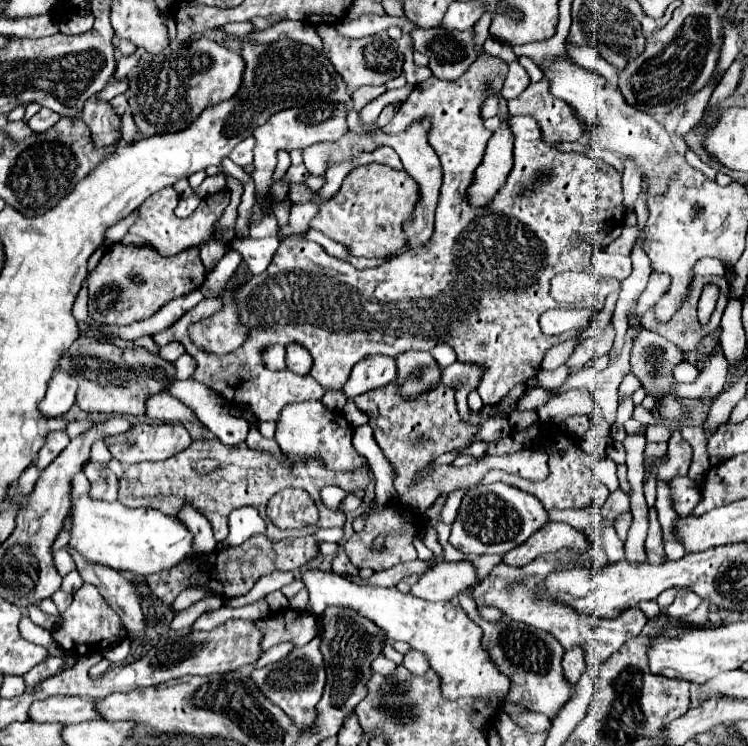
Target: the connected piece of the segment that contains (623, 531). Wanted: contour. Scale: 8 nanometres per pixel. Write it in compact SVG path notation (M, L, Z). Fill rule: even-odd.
M625 513L625 515L621 515L621 517L615 521L615 531L617 531L617 535L619 535L623 541L627 539L627 533L629 533L631 523L633 523L633 515L631 515L631 513Z

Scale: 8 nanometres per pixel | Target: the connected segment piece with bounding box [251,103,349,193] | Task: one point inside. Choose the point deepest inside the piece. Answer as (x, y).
(300, 127)

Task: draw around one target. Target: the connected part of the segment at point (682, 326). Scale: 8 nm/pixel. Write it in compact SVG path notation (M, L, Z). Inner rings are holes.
M695 277L691 281L691 289L681 306L677 309L677 313L665 321L665 323L657 323L655 319L655 311L653 307L647 309L647 313L643 315L641 323L645 329L651 331L663 331L663 335L667 339L673 339L685 353L697 351L699 344L703 341L705 335L714 332L720 325L721 317L727 304L727 279L725 277ZM715 281L719 285L720 294L717 305L709 323L705 326L699 325L697 309L698 301L702 289L694 290L694 287L703 287L705 283Z

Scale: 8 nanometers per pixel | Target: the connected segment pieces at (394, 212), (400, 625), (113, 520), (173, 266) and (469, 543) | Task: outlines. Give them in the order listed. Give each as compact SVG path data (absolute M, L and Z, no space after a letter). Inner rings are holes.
M365 165L353 169L345 177L341 189L331 199L319 203L319 211L311 219L309 227L321 231L333 241L347 245L351 249L351 255L355 257L385 257L401 249L401 223L405 221L405 215L413 211L413 203L417 203L417 185L403 169L395 171L385 165Z
M307 569L299 577L309 591L307 611L321 615L327 607L349 607L361 617L375 623L391 641L405 641L413 649L423 651L429 657L429 665L439 673L443 695L447 699L457 697L483 697L503 711L505 695L509 691L509 679L495 669L489 655L481 649L481 627L475 625L459 603L429 603L415 595L403 595L395 587L359 585L335 571Z
M83 471L77 473L73 479L71 503L73 503L73 529L69 545L81 551L81 555L85 555L93 563L105 563L119 571L129 571L133 575L147 577L153 573L173 569L183 561L191 561L193 557L201 555L201 551L197 551L191 545L193 541L191 531L177 517L165 515L151 507L129 509L119 503L117 509L117 503L91 501L89 481Z
M115 243L101 257L99 265L87 277L89 315L107 325L129 325L159 311L175 297L199 289L205 279L205 269L199 259L199 247L191 247L175 257L163 259L157 251L141 251L135 245Z
M479 483L467 489L461 501L461 509L453 521L449 541L455 549L459 549L465 555L469 553L503 555L513 547L521 545L535 531L539 531L543 523L547 523L547 513L533 495L507 483L491 483L491 485Z

